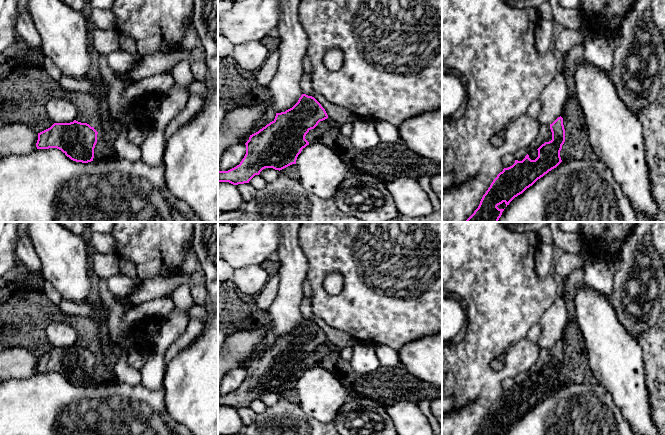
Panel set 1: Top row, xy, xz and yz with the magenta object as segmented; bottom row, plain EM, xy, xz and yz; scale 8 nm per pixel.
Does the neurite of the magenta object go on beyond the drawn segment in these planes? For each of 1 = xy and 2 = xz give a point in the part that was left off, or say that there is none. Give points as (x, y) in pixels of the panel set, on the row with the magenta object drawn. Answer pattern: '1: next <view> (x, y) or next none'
1: next none
2: next none

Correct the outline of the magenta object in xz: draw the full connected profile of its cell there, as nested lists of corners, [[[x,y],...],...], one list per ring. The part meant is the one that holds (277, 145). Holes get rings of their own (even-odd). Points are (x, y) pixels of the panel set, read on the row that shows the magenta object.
[[[302,94],[292,108],[276,113],[272,122],[250,135],[240,164],[228,171],[218,171],[218,182],[249,183],[265,168],[280,171],[296,164],[302,149],[309,145],[306,134],[327,118],[325,109],[314,97]]]

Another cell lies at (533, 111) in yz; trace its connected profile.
[[[536,99],[528,107],[527,115],[533,119],[536,119],[540,114],[540,110],[541,110],[540,101],[539,99]]]

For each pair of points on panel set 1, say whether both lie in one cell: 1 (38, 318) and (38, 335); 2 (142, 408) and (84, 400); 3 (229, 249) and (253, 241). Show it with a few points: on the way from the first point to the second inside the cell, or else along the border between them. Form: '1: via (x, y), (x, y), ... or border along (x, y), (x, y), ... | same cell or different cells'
1: via (38, 322), (38, 331) | same cell
2: via (128, 408), (98, 408) | same cell
3: via (235, 249), (247, 244) | same cell

